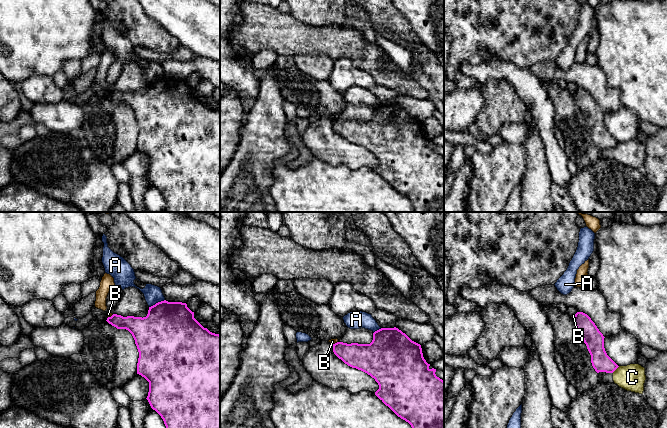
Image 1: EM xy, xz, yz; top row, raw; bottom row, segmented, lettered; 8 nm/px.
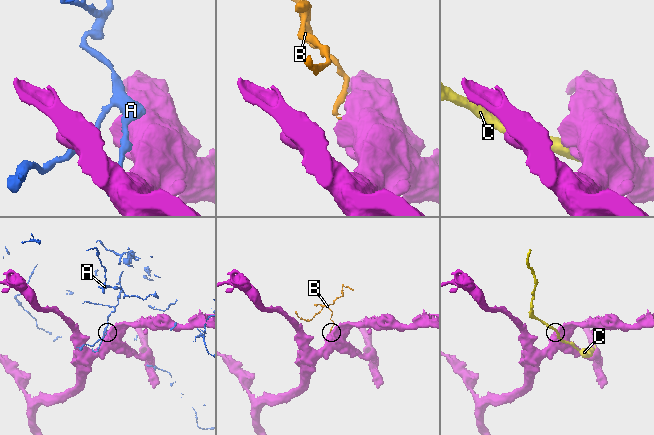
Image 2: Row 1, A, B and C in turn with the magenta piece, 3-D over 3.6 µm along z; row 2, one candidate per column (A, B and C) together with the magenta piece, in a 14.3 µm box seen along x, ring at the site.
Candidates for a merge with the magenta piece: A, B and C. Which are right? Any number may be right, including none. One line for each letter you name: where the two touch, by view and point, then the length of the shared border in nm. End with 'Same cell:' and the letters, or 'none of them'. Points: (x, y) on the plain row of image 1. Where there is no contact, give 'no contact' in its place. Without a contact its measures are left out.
Same cell: none of them

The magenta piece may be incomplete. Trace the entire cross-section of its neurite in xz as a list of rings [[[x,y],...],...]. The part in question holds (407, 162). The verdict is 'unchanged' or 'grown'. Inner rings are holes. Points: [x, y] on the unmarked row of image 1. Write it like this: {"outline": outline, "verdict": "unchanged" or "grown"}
{"outline": [[[394,103],[375,107],[370,120],[337,118],[332,121],[334,130],[345,140],[375,155],[379,161],[375,171],[398,193],[411,201],[413,212],[444,212],[444,157],[436,152],[436,145],[429,144],[430,140],[424,135],[420,120]]], "verdict": "unchanged"}

